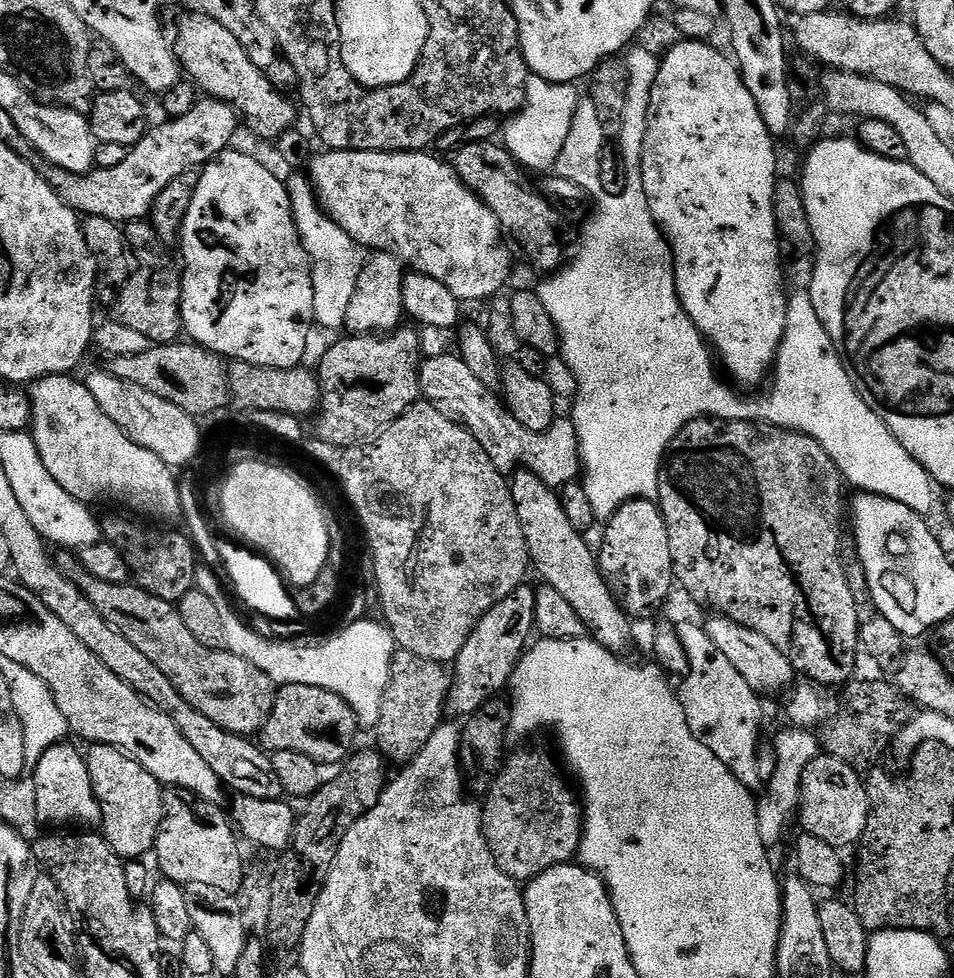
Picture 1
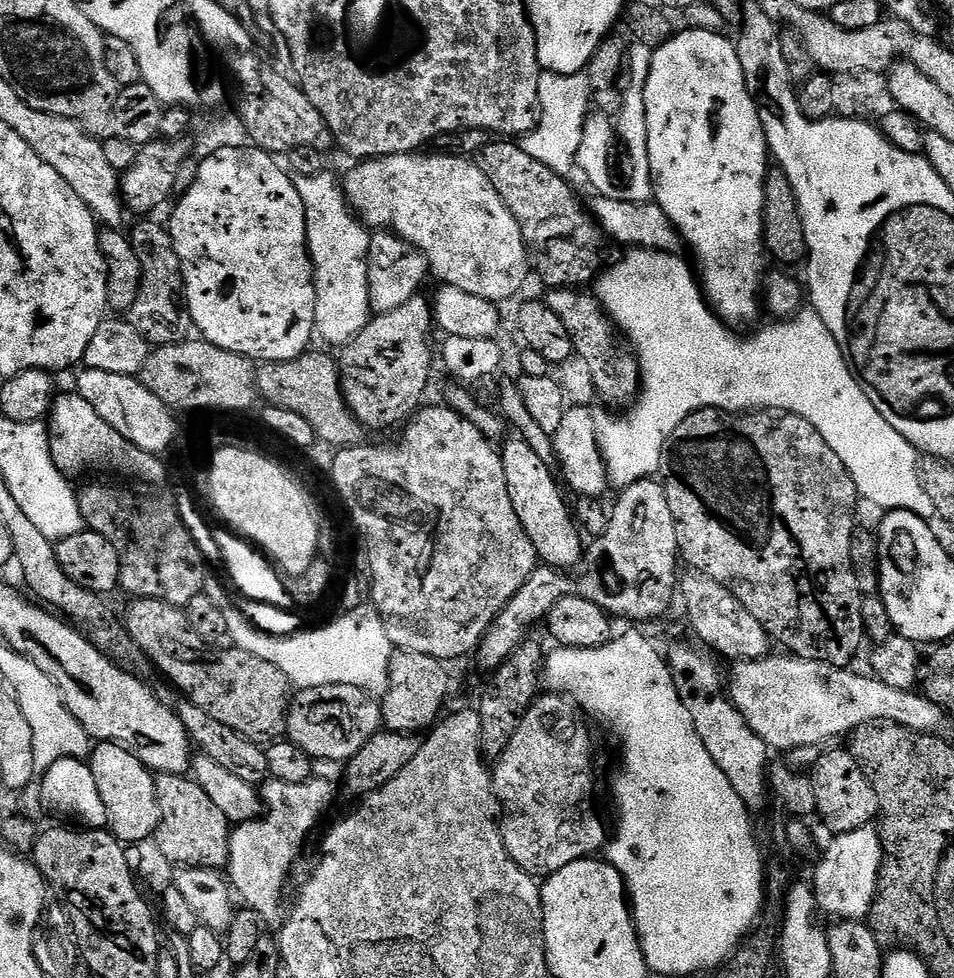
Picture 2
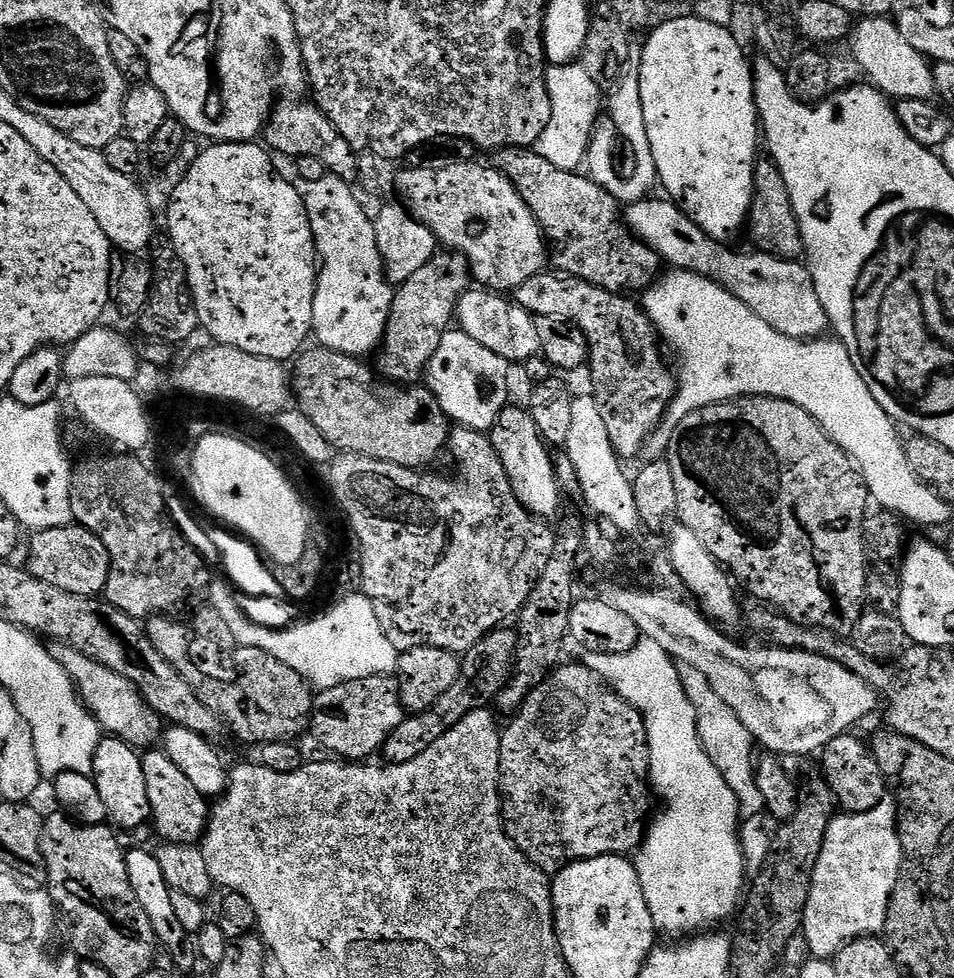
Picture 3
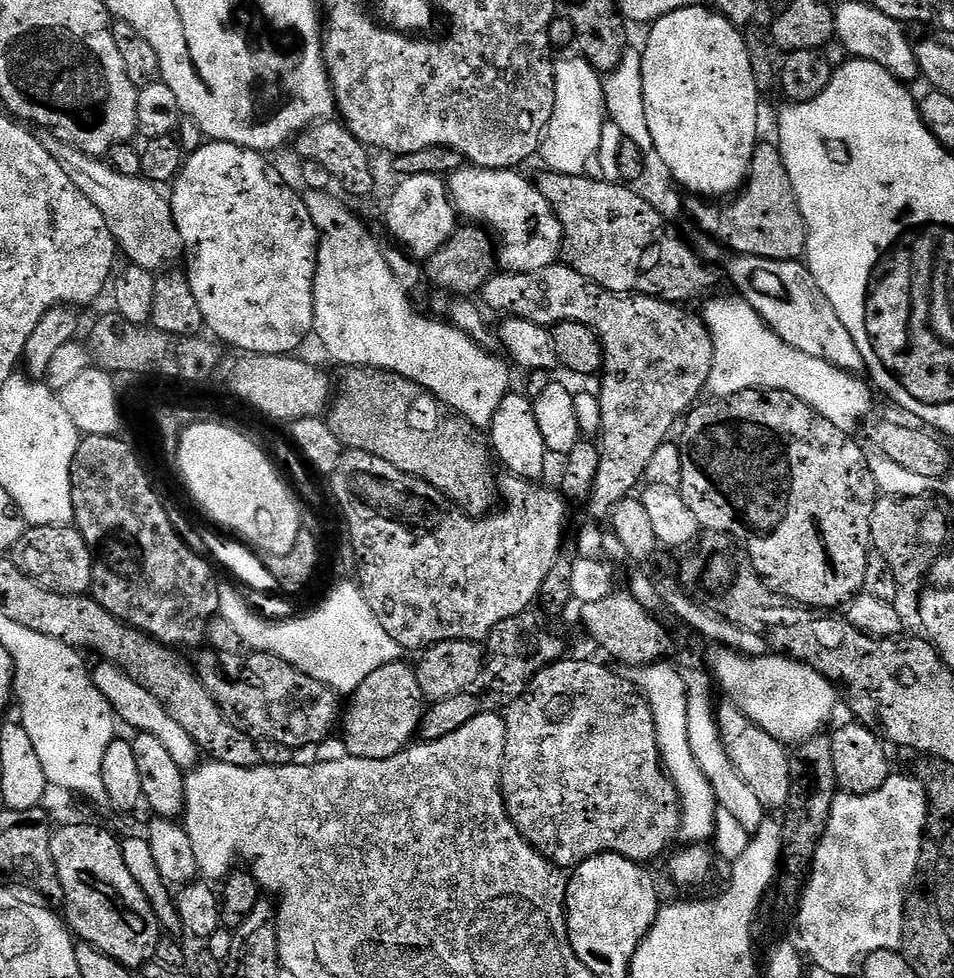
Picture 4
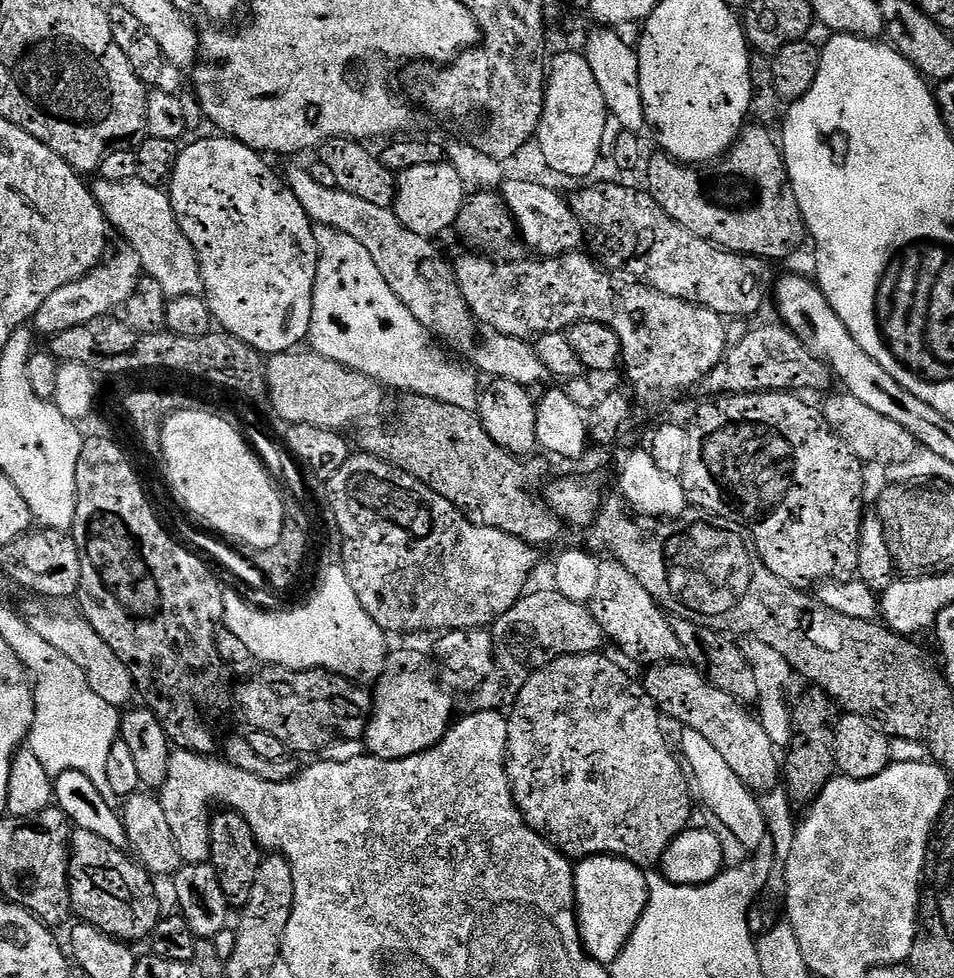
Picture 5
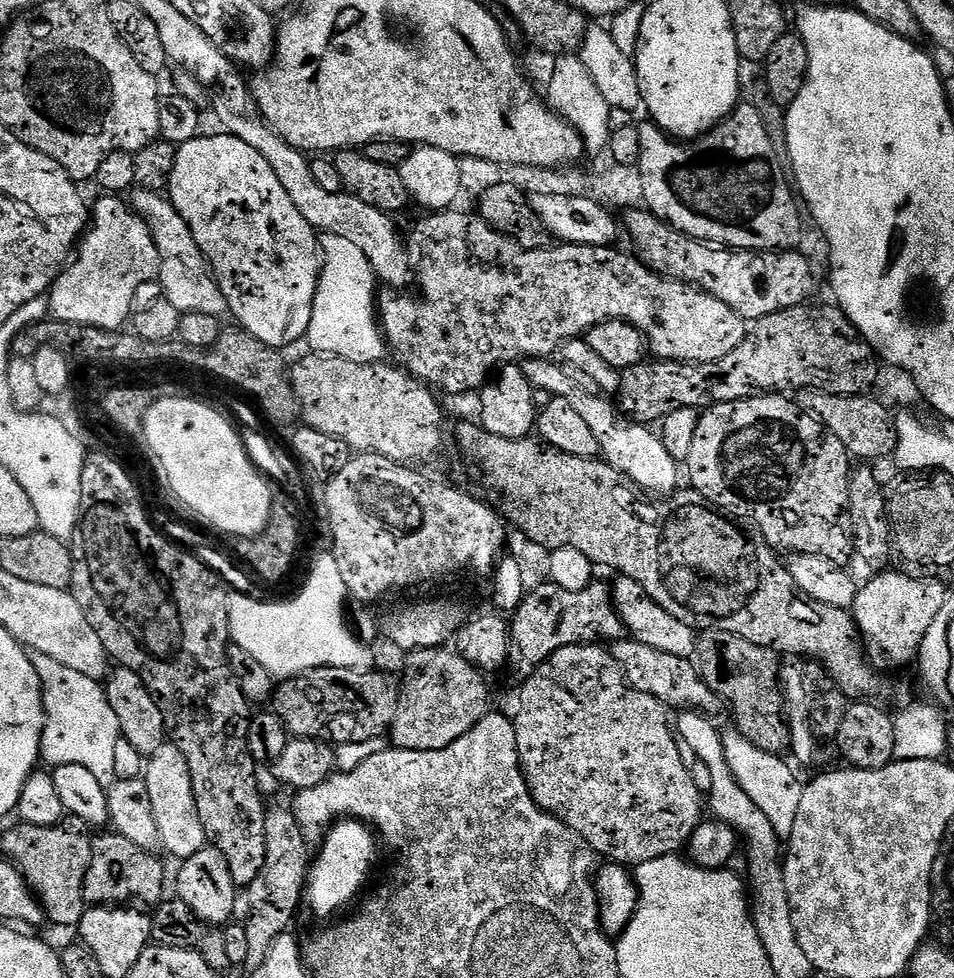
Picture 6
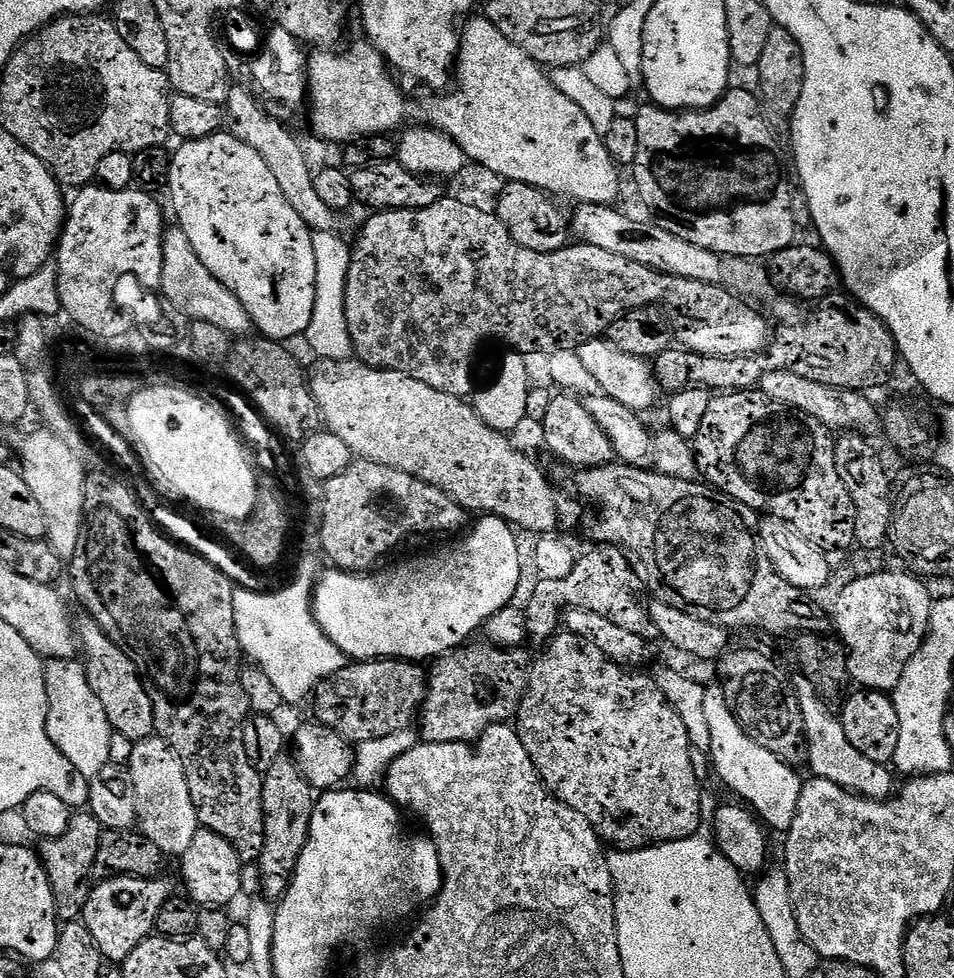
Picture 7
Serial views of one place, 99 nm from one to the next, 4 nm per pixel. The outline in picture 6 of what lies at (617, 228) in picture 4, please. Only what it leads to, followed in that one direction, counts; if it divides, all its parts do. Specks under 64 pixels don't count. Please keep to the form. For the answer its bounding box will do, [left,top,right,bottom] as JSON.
[623,207,816,322]

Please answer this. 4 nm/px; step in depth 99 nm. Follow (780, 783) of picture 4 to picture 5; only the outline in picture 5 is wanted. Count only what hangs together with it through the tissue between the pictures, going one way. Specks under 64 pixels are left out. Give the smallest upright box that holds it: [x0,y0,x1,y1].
[642,661,782,794]

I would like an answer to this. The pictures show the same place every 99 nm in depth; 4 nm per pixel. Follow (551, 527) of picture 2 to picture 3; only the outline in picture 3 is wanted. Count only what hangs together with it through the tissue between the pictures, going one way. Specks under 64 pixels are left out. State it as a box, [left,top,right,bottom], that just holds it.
[490,406,562,518]

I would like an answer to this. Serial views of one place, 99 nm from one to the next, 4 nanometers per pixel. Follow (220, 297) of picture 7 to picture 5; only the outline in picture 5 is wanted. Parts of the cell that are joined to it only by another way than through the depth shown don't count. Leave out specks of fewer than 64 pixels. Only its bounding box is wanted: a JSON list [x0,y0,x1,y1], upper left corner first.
[91,179,204,298]

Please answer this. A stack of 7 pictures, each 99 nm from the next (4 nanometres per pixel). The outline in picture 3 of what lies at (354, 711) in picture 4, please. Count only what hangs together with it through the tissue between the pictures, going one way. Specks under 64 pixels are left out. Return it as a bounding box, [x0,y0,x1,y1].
[310,676,405,762]

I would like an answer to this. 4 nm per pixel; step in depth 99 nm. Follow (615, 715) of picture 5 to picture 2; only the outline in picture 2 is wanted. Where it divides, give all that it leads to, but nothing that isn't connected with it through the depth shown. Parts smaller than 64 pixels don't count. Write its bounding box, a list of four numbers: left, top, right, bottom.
[492,694,610,878]

